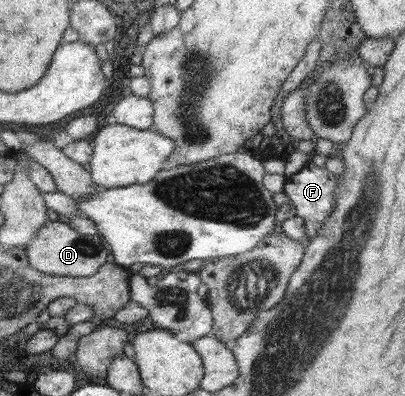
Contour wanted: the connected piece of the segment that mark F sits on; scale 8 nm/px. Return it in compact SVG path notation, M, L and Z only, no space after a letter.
M311 162L303 166L297 174L293 174L293 176L286 179L282 192L287 198L291 199L296 215L303 218L306 240L310 240L319 233L326 217L334 211L333 191L337 183L336 174L327 171L324 167L315 167Z

